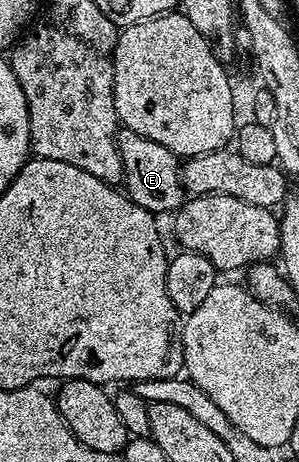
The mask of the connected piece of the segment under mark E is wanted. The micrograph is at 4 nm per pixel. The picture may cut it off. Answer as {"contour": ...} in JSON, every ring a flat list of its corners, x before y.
{"contour":[[122,127,118,130,118,154,122,160,122,181,126,196,155,215,170,215,178,210,184,200,182,170,180,159,168,151,168,147]]}

